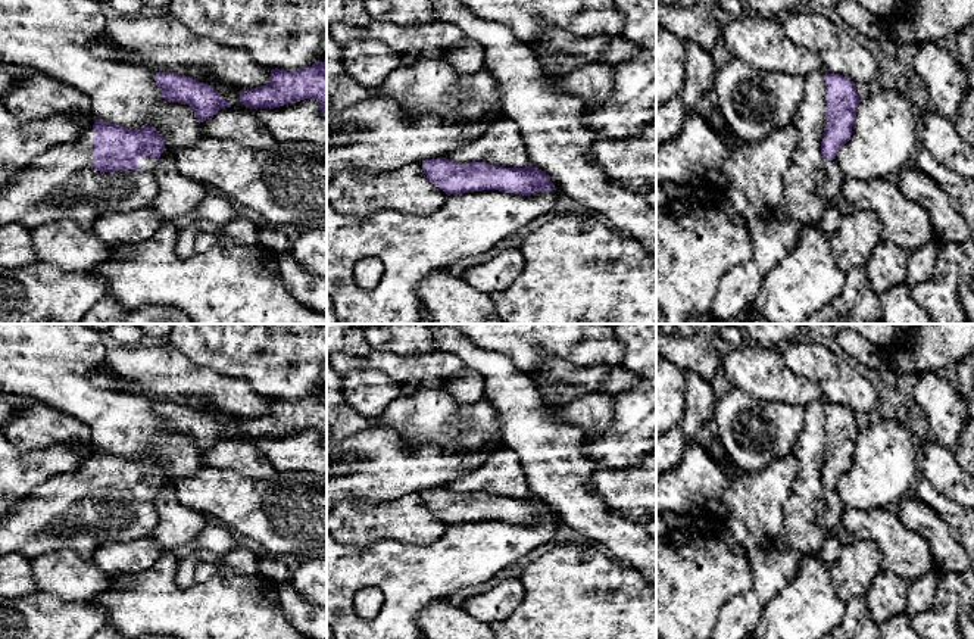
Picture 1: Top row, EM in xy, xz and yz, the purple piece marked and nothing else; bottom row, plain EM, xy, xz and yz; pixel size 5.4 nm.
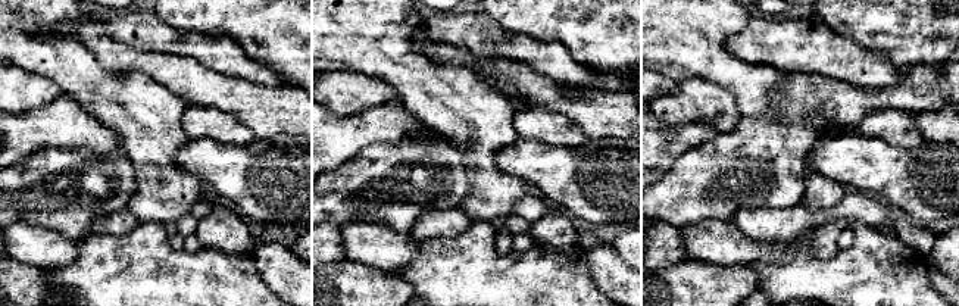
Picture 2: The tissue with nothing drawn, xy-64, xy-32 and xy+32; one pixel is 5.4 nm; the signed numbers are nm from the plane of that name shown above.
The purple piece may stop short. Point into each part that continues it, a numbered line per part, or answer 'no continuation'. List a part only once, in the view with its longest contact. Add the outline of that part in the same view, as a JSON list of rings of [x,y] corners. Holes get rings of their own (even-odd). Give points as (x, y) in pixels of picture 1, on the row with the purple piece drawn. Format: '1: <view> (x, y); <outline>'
1: xy (61, 184); [[[90,127],[75,143],[53,146],[0,187],[0,227],[22,224],[32,230],[57,221],[74,221],[84,231],[94,231],[94,222],[102,215],[150,208],[159,193],[154,177],[157,160],[143,156],[137,162],[138,171],[96,171],[94,128]]]

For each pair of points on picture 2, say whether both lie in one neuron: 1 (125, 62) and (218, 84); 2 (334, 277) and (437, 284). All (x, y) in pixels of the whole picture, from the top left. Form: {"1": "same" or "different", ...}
{"1": "same", "2": "different"}

